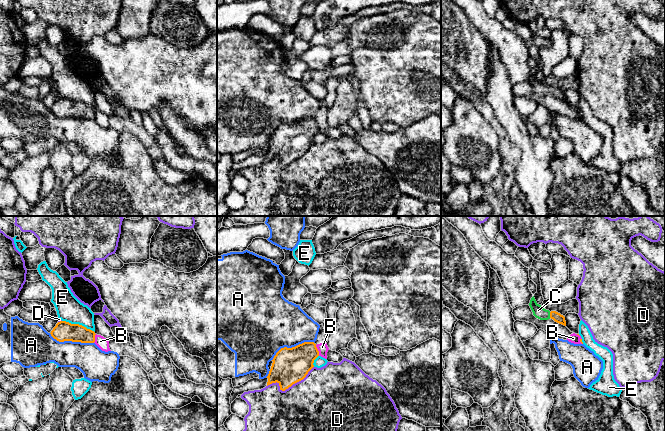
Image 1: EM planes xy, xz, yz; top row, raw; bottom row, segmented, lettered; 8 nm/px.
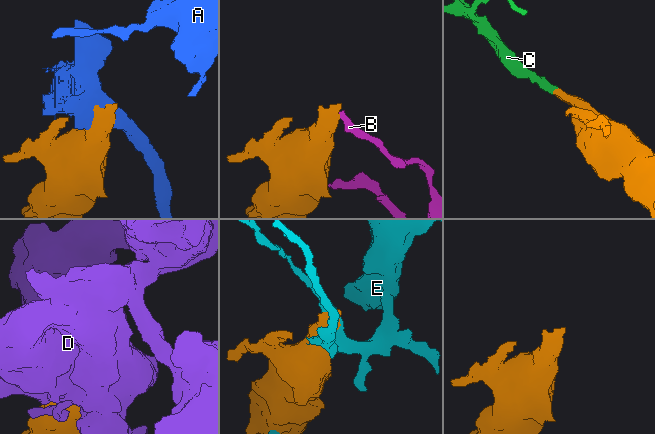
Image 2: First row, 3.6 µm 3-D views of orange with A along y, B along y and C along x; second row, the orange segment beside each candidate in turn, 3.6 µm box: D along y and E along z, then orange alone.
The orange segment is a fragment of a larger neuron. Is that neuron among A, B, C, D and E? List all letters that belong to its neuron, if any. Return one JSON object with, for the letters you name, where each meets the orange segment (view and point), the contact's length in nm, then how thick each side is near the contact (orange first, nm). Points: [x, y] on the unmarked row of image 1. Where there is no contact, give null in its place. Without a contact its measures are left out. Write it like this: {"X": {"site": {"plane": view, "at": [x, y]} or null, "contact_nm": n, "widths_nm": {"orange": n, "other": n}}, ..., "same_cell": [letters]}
{"C": {"site": {"plane": "yz", "at": [550, 91]}, "contact_nm": 50, "widths_nm": {"orange": 80, "other": 100}}, "same_cell": ["C"]}

